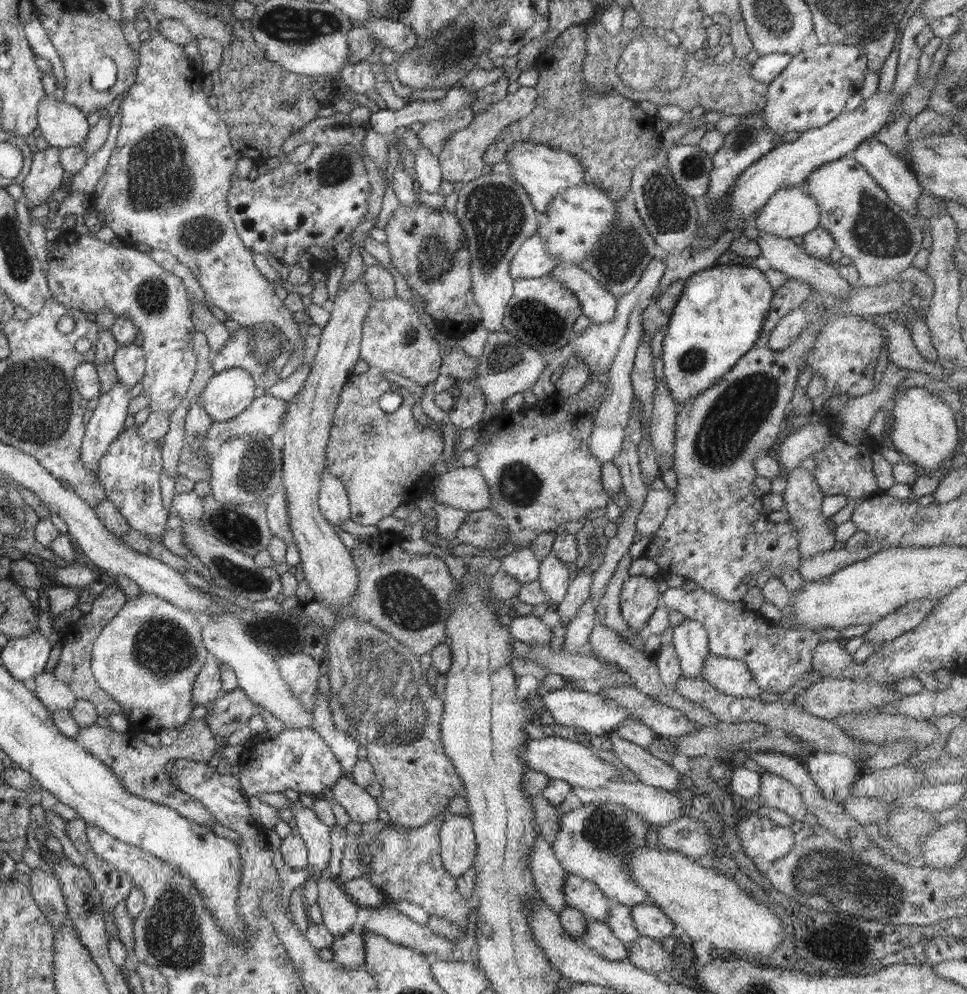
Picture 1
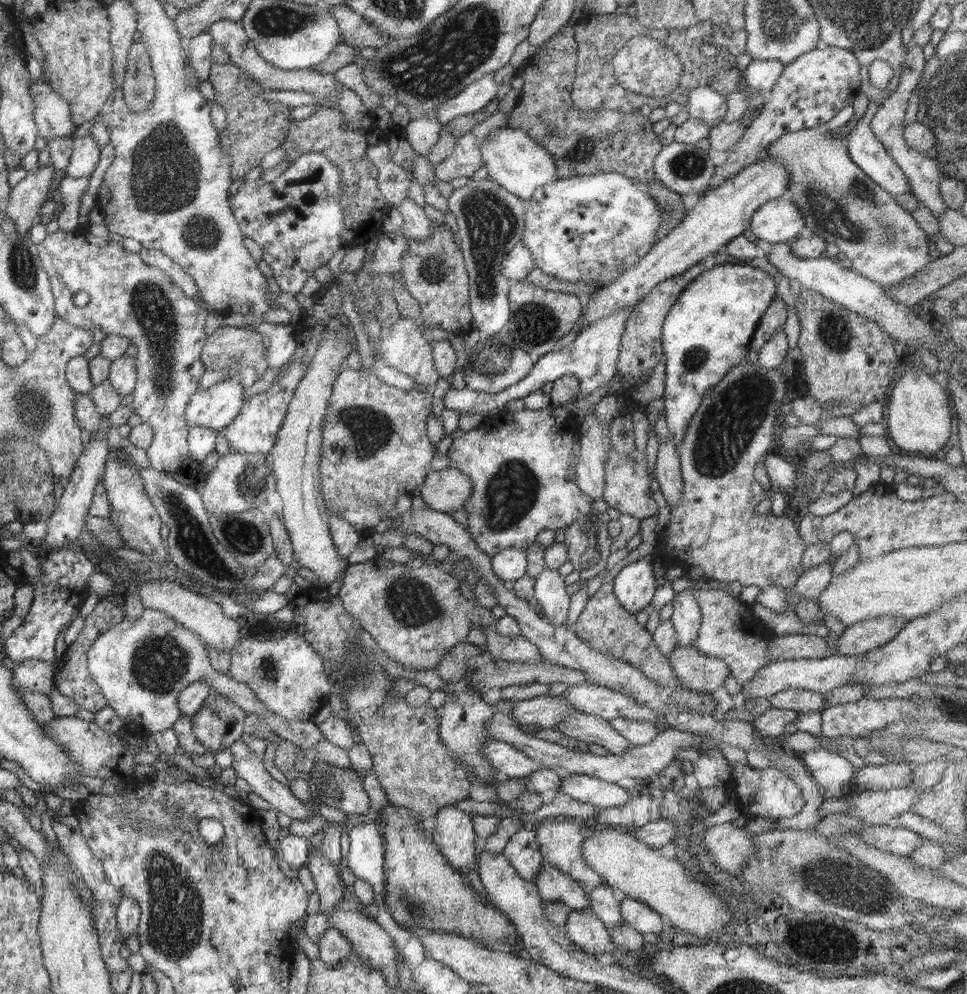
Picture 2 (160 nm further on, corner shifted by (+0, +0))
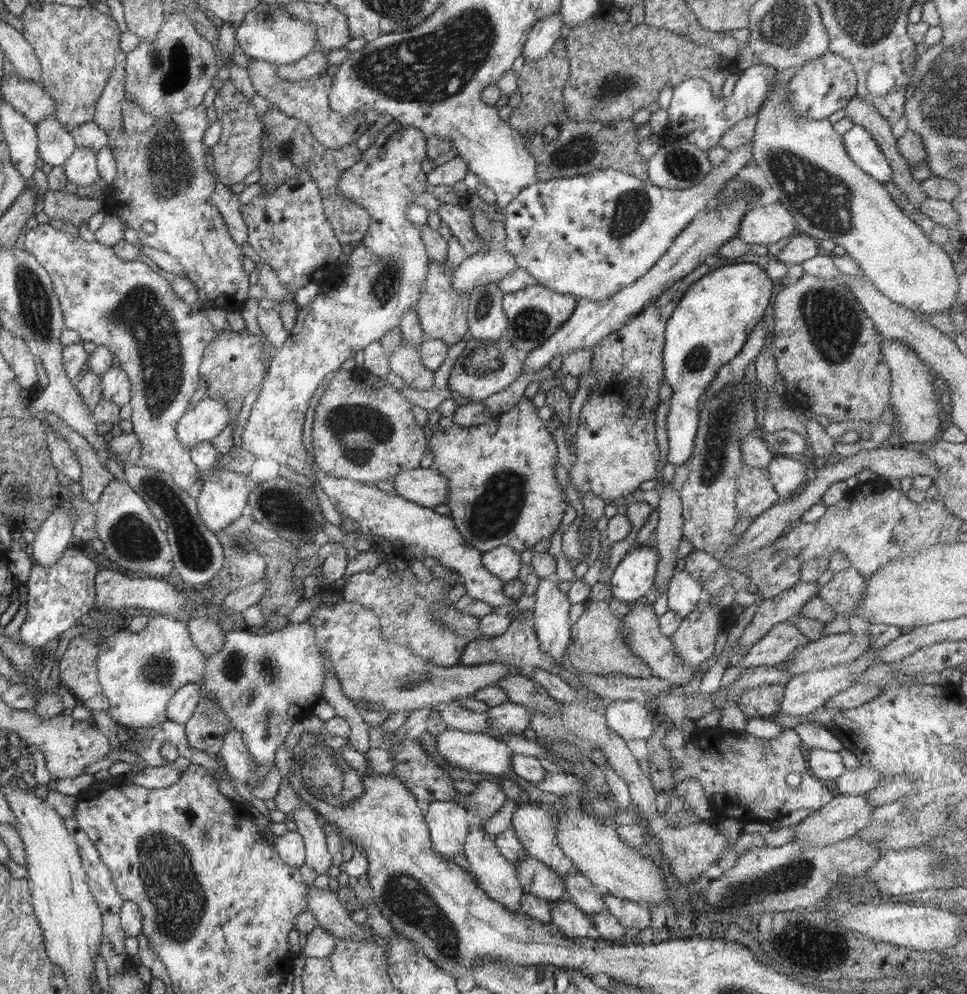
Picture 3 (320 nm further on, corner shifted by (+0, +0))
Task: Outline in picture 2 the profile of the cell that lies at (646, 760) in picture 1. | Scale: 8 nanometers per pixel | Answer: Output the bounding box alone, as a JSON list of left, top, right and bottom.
[557,711,631,753]

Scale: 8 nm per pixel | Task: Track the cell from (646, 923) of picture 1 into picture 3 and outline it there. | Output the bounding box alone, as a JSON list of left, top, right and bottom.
[603,893,651,932]

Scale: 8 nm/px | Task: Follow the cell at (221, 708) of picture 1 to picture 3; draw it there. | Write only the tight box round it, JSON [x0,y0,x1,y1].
[185,696,233,756]

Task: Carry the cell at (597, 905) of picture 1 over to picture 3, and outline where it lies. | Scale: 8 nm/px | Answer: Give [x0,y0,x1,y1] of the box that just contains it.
[515,856,566,901]

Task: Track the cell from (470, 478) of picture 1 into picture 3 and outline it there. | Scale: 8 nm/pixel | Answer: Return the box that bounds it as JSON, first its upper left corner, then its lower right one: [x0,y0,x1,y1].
[394,467,450,509]

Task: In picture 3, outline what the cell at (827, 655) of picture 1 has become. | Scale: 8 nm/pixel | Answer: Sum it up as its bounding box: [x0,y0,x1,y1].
[718,621,809,691]

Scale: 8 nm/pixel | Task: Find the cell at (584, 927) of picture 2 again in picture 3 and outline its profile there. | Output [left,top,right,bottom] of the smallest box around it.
[550,900,594,938]

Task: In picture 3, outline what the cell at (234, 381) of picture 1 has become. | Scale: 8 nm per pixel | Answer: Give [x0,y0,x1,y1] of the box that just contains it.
[177,396,229,450]

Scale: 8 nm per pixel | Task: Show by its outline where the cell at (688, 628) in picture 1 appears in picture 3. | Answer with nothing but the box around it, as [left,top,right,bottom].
[666,568,703,618]

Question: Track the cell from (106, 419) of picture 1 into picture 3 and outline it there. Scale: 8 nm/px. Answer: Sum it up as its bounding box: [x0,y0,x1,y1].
[32,505,73,566]

